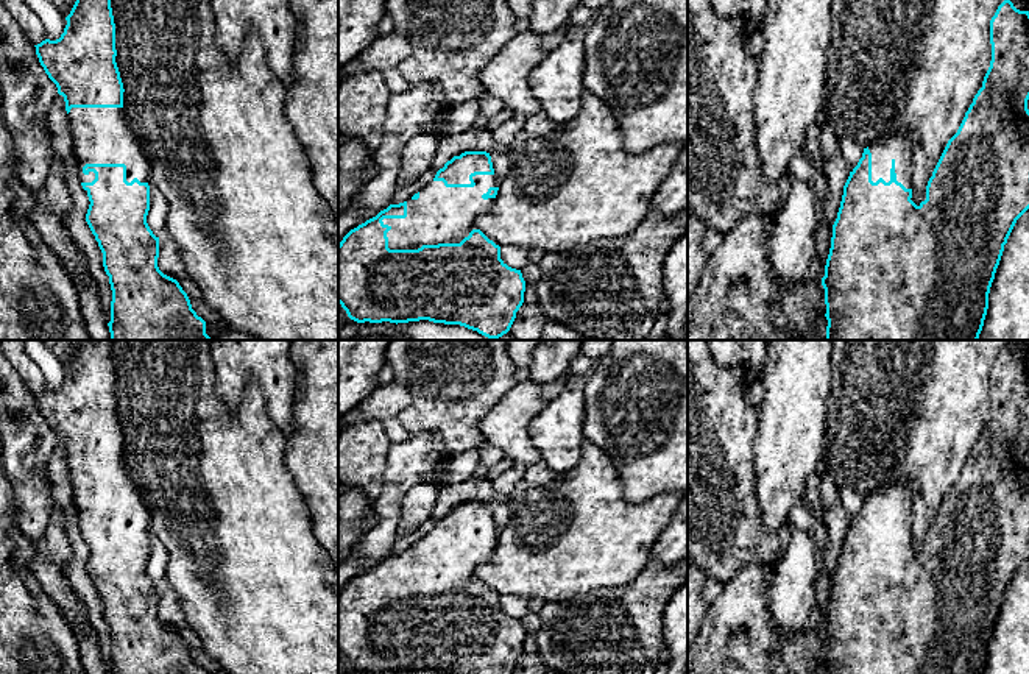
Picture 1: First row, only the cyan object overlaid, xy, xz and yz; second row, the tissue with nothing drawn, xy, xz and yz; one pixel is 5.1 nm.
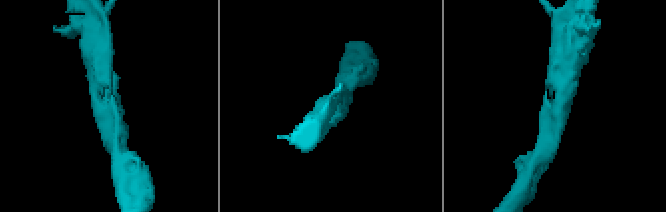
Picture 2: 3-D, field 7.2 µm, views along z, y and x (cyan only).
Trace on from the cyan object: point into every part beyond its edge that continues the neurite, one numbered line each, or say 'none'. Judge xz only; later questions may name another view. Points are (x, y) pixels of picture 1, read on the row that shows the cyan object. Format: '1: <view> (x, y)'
1: xz (442, 214)

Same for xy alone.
1: xy (100, 134)

